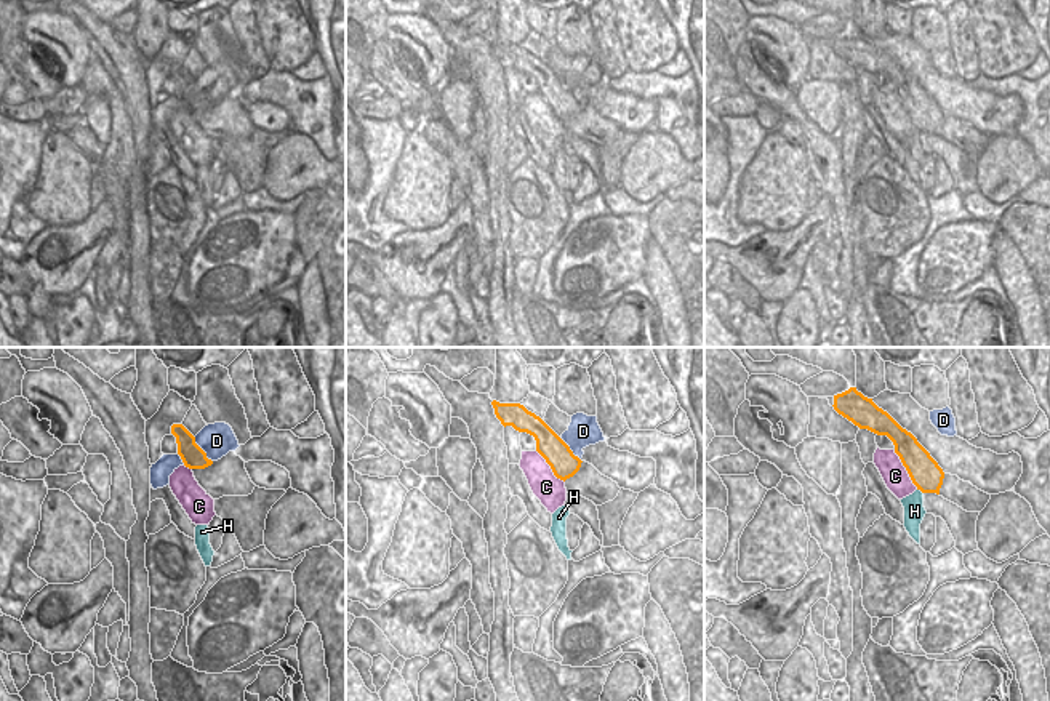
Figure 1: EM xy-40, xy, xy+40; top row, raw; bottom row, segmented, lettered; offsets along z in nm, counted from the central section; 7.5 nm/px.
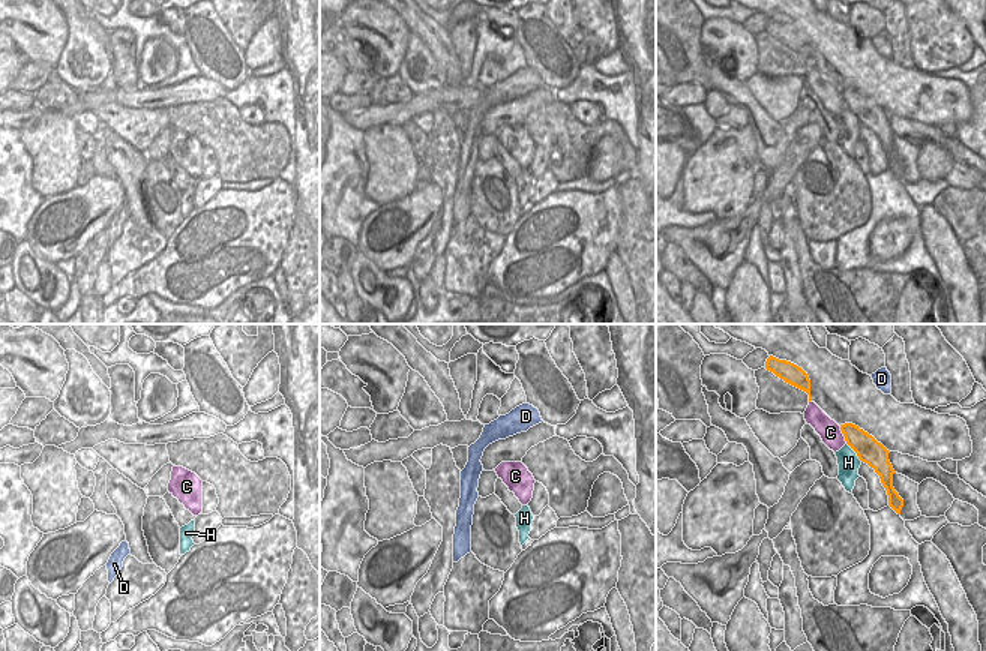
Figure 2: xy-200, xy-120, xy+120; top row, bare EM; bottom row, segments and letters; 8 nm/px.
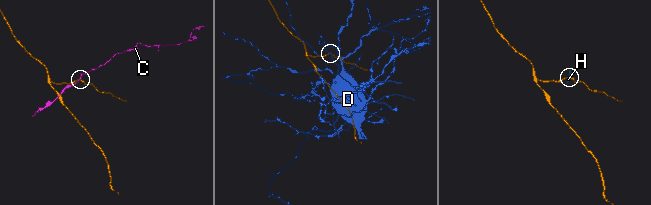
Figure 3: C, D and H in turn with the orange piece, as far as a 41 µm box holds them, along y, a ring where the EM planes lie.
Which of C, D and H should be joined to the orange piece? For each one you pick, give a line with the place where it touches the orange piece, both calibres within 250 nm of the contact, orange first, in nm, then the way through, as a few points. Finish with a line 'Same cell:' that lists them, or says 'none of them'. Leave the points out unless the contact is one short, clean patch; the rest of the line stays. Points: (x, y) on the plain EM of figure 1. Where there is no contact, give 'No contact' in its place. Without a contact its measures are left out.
Same cell: none of them

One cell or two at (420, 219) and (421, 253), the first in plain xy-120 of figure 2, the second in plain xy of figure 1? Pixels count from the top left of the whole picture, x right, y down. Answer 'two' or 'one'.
one

